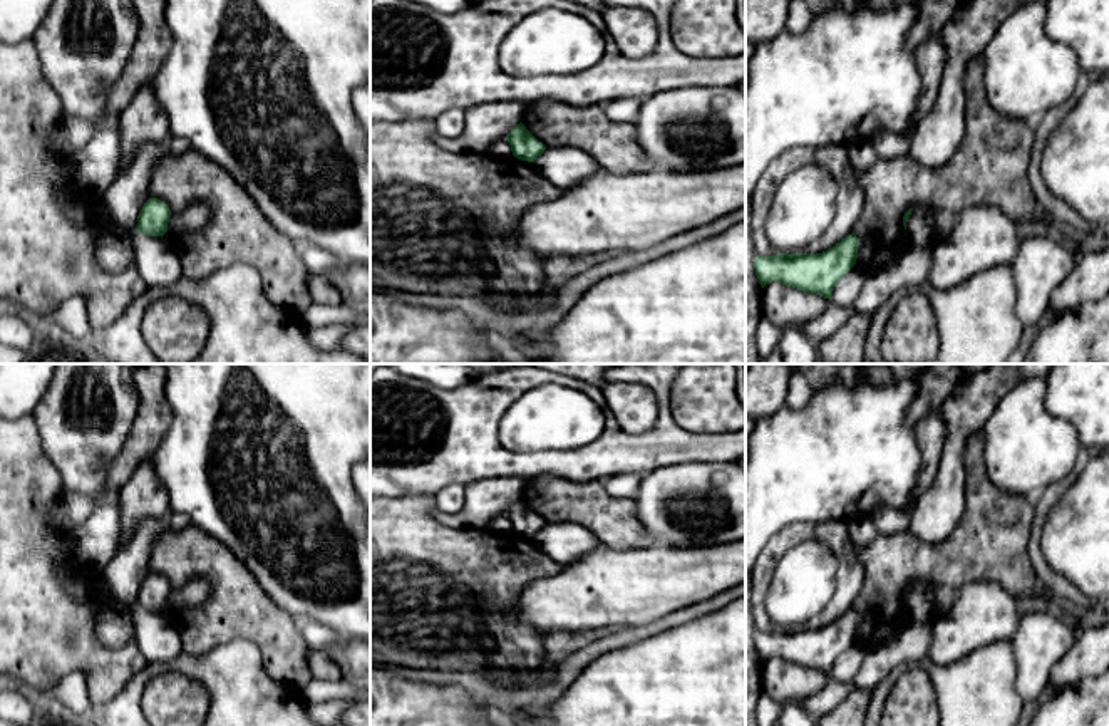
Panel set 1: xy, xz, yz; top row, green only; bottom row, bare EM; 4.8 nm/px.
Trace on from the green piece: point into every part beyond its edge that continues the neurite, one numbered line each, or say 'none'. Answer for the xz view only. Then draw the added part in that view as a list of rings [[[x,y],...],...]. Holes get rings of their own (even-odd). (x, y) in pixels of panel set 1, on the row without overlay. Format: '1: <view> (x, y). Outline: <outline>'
none

